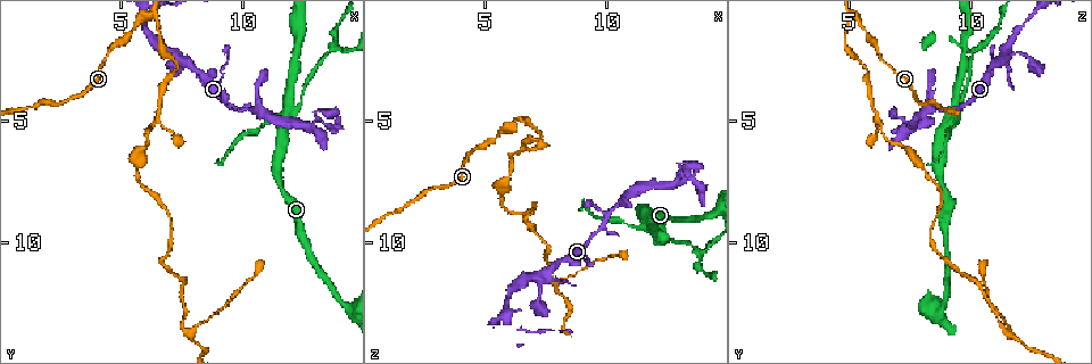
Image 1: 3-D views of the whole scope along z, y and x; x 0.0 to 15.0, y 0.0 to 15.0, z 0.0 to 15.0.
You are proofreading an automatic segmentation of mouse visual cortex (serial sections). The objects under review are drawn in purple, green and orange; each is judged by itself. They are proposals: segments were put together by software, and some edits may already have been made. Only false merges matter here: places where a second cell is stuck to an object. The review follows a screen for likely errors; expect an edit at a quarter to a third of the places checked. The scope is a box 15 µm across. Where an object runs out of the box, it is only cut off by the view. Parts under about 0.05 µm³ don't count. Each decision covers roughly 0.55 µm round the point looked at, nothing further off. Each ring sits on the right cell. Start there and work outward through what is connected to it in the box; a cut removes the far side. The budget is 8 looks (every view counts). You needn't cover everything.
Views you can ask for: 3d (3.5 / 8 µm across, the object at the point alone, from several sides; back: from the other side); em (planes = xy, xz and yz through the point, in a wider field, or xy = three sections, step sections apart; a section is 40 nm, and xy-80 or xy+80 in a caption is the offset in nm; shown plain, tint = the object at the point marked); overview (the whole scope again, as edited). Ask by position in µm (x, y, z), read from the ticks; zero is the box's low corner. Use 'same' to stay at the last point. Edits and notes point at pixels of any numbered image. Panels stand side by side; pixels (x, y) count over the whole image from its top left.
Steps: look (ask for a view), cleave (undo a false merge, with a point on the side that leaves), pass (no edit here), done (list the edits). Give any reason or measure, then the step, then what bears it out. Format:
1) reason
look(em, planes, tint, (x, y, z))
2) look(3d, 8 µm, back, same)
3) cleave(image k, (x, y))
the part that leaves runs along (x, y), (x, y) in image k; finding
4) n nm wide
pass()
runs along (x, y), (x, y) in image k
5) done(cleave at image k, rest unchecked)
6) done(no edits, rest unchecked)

branch point
look(3d, 3.5 µm, (10.1, 4.5, 8.9))

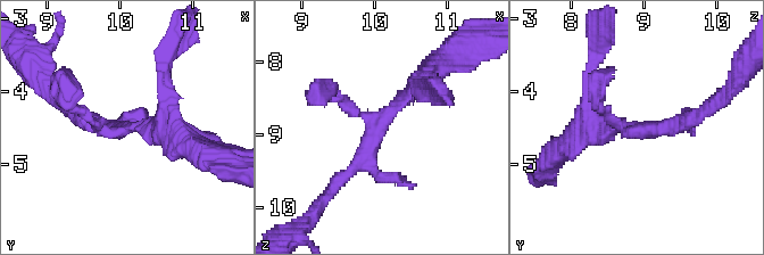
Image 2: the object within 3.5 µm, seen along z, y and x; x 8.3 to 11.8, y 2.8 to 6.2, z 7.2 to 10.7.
need the tissue
look(em, xy, step 3, tint, (10.00, 4.55, 8.95))

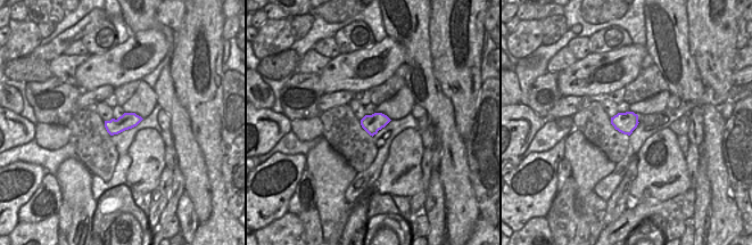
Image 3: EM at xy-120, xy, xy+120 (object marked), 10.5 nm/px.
cut it another way
look(em, xy, step 1, tint, same)

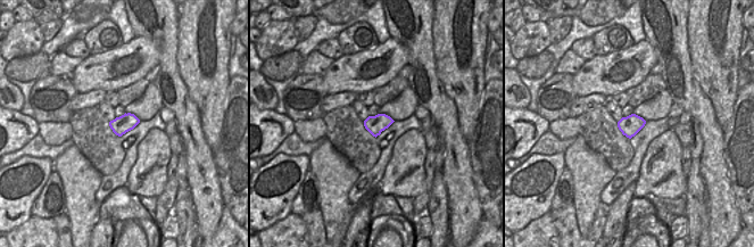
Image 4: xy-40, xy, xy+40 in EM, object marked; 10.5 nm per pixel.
pass()
continuous, no second cell

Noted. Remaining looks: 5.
thin neck
look(3d, 8 µm, (13.0, 4.7, 7.0))

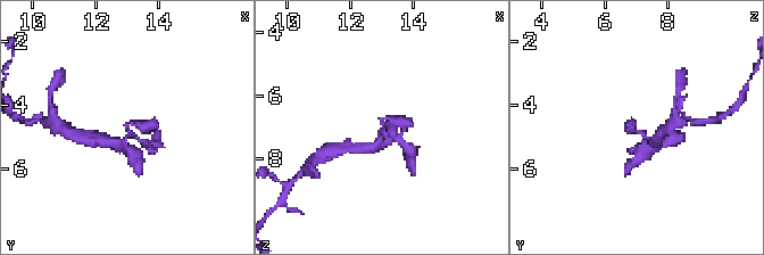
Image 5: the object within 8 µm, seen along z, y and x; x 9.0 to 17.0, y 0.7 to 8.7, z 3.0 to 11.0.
now the EM
look(em, xy, step 1, tint, (13.0, 4.8, 6.8))

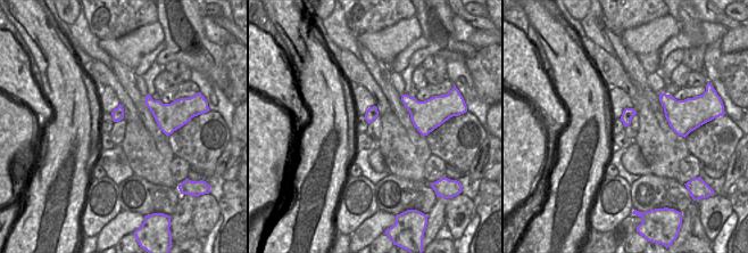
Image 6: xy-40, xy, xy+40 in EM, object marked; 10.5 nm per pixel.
pass()
runs along (372, 147), (382, 118), (406, 124) in image 5; all the same cell

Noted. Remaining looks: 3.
four or more arms meet
look(3d, 3.5 µm, (12.1, 4.5, 9.5))

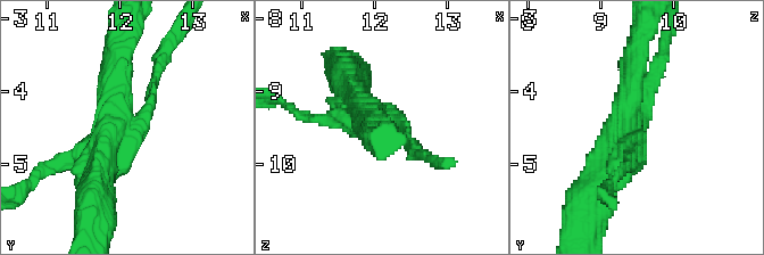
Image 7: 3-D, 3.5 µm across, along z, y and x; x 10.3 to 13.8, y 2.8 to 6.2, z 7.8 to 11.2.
4 arms; arms of 150, 200, 300, 500 nm; shape alone is not enough
look(em, xy, step 3, tint, (12.25, 4.50, 9.45))

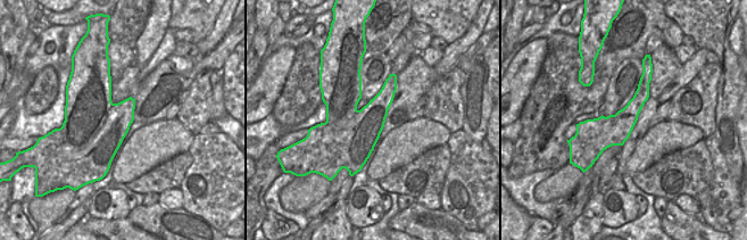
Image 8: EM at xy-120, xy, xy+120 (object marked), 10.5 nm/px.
pass()
runs along (648, 75), (611, 130), (581, 130) in image 8; all the same cell

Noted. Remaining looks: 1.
done(no edits, rest unchecked)

